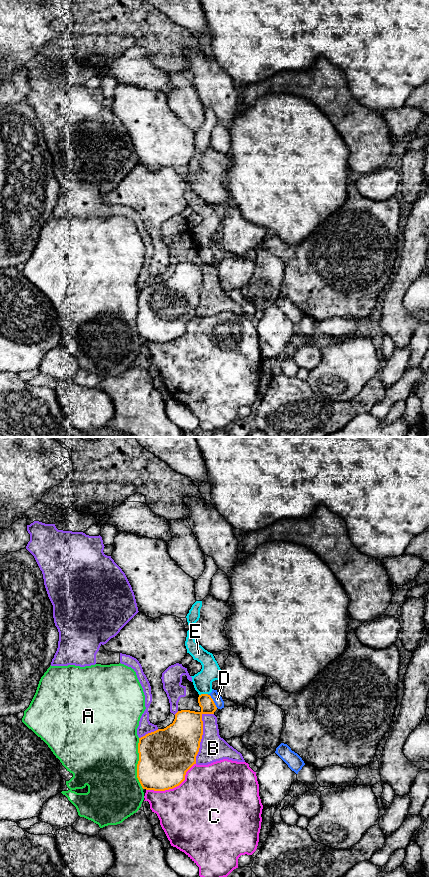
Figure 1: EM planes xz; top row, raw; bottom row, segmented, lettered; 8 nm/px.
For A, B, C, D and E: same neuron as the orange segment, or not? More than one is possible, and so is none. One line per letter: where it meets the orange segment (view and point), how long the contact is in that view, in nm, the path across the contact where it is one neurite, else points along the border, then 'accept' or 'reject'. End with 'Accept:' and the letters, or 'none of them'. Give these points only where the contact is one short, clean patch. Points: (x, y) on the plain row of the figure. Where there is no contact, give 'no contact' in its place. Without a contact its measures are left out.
A: contact xz (138, 315); length 400 nm; reject
B: contact xz (202, 286); length 440 nm; reject
C: contact xz (173, 339); length 460 nm; reject
D: contact xz (212, 252); length 140 nm; border xz (207, 246), (217, 259); reject
E: contact xz (203, 246); length 70 nm; border xz (207, 245), (199, 247); reject
Accept: none of them

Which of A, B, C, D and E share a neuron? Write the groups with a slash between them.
A / B / C / D E

